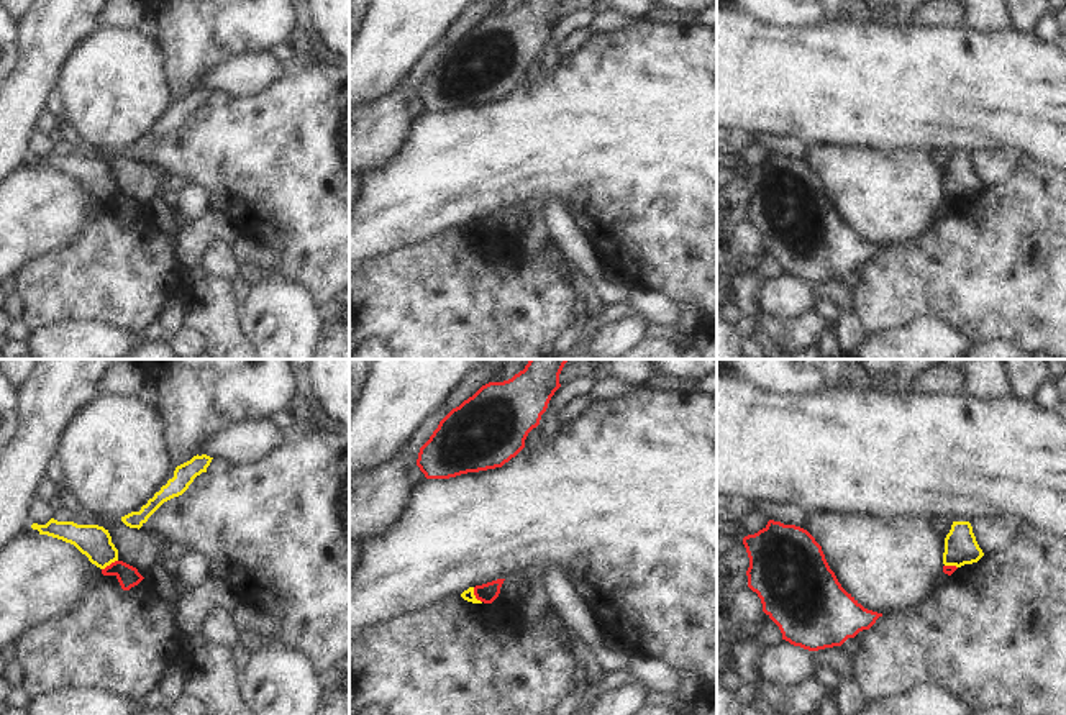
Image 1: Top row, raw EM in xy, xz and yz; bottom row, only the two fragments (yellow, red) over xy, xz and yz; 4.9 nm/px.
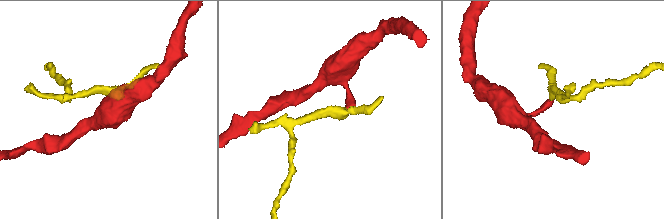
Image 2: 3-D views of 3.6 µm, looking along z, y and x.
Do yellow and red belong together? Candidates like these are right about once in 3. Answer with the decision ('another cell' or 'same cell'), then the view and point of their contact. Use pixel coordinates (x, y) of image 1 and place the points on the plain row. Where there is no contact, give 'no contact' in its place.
another cell; contact xz (474, 228)

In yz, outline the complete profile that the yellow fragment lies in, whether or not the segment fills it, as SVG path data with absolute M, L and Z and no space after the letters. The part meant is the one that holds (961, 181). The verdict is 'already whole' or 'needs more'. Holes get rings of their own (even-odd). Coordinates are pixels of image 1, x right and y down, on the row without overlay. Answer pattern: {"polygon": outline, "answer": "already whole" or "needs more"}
{"polygon": "M953 154L945 171L943 197L961 200L977 195L984 189L969 154Z", "answer": "already whole"}

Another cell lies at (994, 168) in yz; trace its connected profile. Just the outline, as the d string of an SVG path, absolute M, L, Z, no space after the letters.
M974 151L969 156L979 180L987 189L1005 184L1020 162L1020 154L1014 151Z

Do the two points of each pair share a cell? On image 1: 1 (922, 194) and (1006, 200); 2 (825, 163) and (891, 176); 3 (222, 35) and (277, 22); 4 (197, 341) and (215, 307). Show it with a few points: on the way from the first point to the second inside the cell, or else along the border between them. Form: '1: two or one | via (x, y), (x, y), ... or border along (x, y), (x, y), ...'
1: two | border along (942, 214), (937, 220)
2: one | via (842, 169), (850, 176), (874, 176)
3: one | via (235, 22), (264, 22)
4: two | border along (184, 327), (197, 330), (207, 341)

